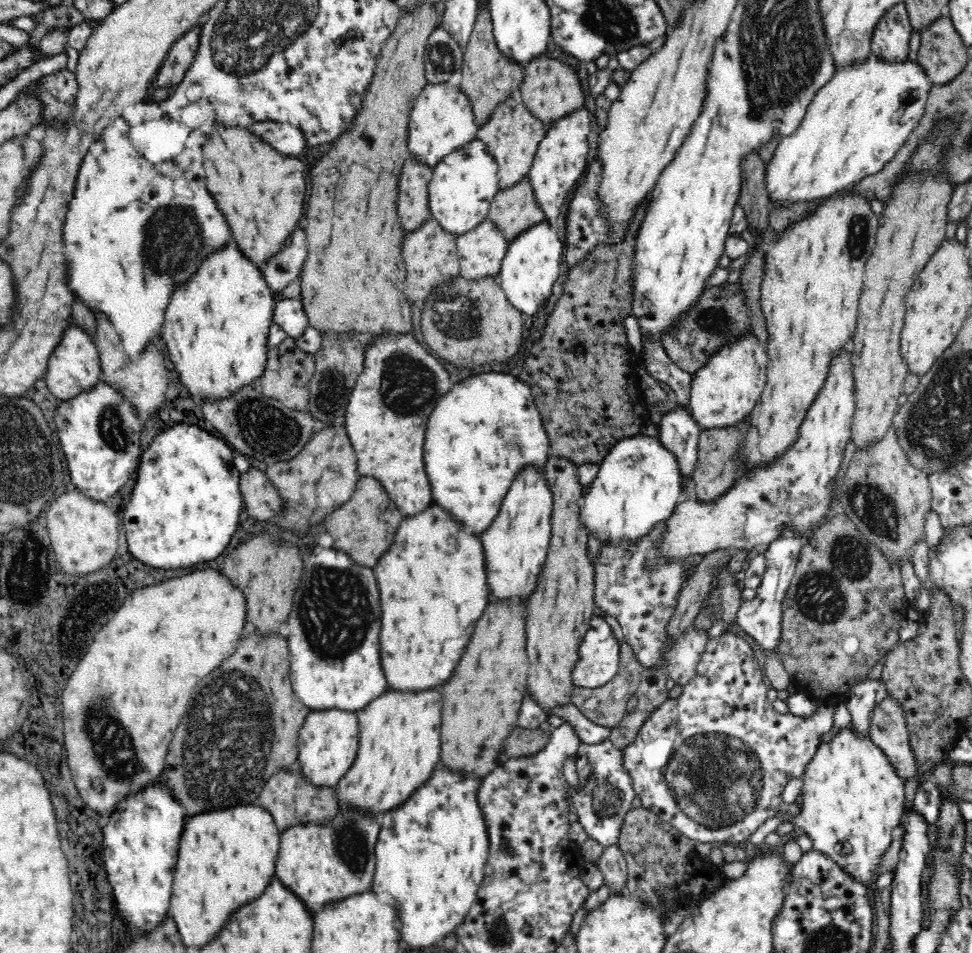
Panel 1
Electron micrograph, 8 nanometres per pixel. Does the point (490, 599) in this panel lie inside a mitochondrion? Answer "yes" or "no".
no

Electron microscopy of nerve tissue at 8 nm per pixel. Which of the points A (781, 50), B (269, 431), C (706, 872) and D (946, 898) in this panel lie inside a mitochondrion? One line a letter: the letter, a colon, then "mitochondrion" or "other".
A: mitochondrion
B: mitochondrion
C: other
D: mitochondrion

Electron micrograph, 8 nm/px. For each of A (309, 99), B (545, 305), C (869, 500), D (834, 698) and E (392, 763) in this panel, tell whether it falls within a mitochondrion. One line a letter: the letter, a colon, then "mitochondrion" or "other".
A: other
B: other
C: mitochondrion
D: other
E: other

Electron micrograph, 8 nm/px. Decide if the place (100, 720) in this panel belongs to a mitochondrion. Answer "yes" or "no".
yes

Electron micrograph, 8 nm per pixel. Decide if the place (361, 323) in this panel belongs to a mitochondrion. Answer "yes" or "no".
no

